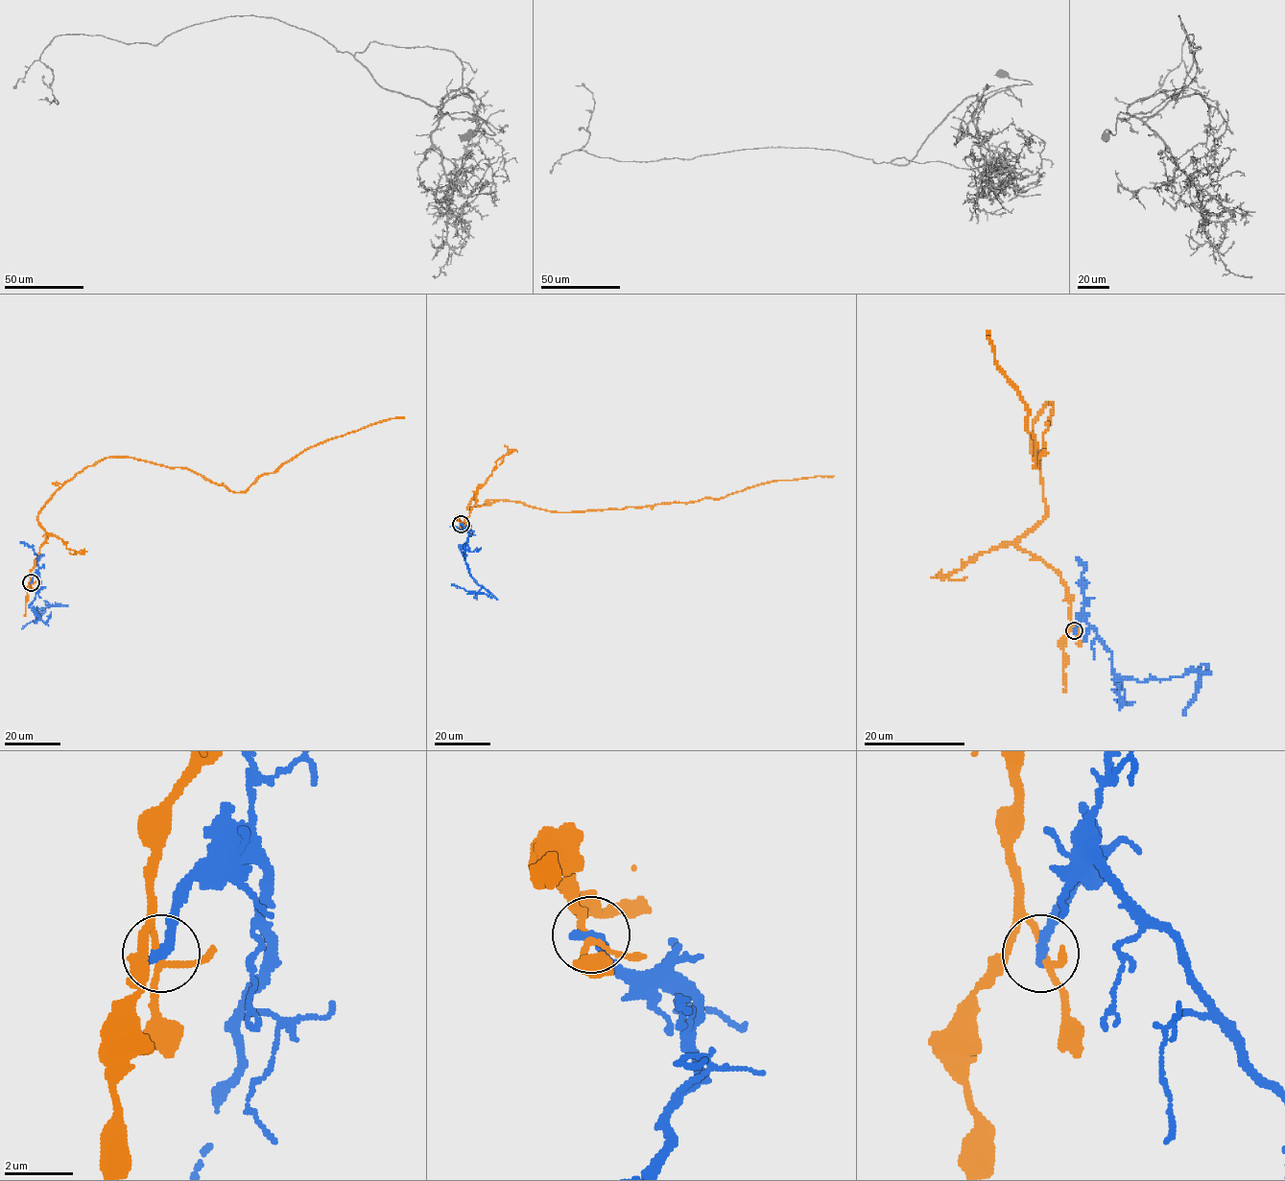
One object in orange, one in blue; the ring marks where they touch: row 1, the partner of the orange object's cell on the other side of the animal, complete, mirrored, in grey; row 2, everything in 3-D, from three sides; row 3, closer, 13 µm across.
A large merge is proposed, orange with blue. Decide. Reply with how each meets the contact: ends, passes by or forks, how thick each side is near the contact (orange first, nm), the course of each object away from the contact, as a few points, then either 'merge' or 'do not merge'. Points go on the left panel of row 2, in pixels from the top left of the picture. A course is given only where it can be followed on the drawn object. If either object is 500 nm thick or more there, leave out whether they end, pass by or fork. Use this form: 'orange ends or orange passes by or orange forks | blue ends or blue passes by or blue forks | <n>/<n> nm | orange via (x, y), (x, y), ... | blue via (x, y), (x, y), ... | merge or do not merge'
orange forks | blue ends | 140/320 nm | orange via (31, 581), (48, 534), (38, 512), (69, 480), (107, 458), (186, 467), (245, 492), (311, 447), (404, 417) | blue via (31, 581), (38, 575), (39, 584), (30, 607), (35, 610), (56, 603), (63, 605), (48, 606), (22, 628) | do not merge

